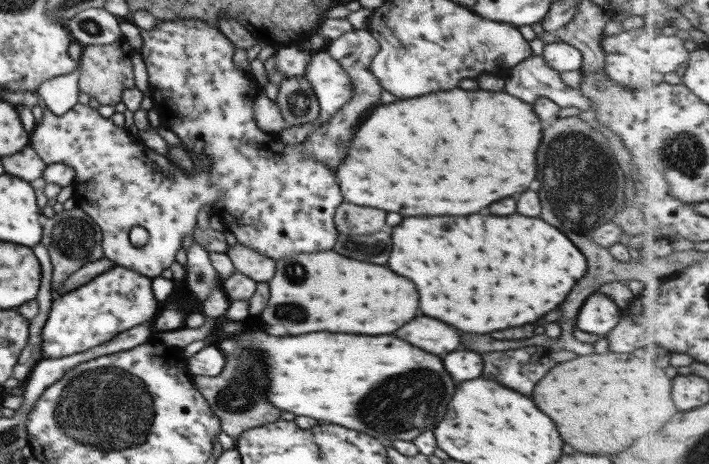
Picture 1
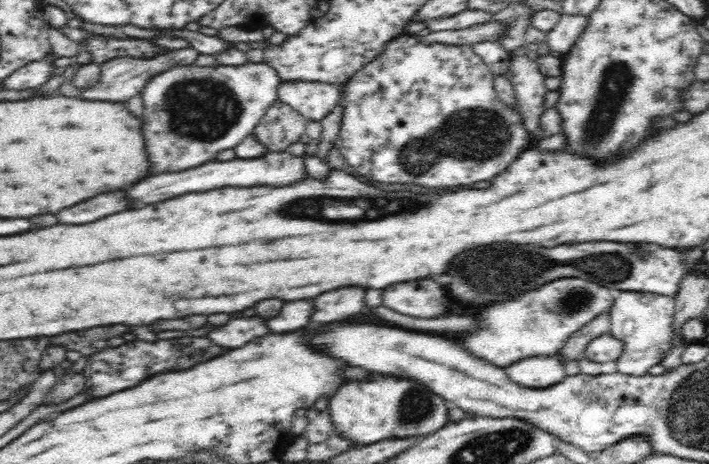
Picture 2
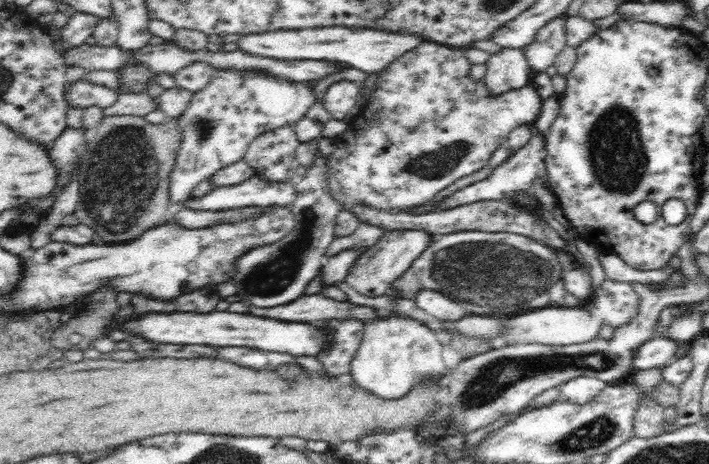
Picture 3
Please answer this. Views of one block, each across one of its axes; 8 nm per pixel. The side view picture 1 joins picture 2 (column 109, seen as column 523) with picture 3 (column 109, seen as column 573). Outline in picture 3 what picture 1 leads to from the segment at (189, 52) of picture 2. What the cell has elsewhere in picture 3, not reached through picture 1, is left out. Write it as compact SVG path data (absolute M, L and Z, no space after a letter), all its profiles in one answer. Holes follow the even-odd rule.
M78 79L65 85L65 101L69 108L110 108L116 104L119 93L104 85L90 82L87 79Z

